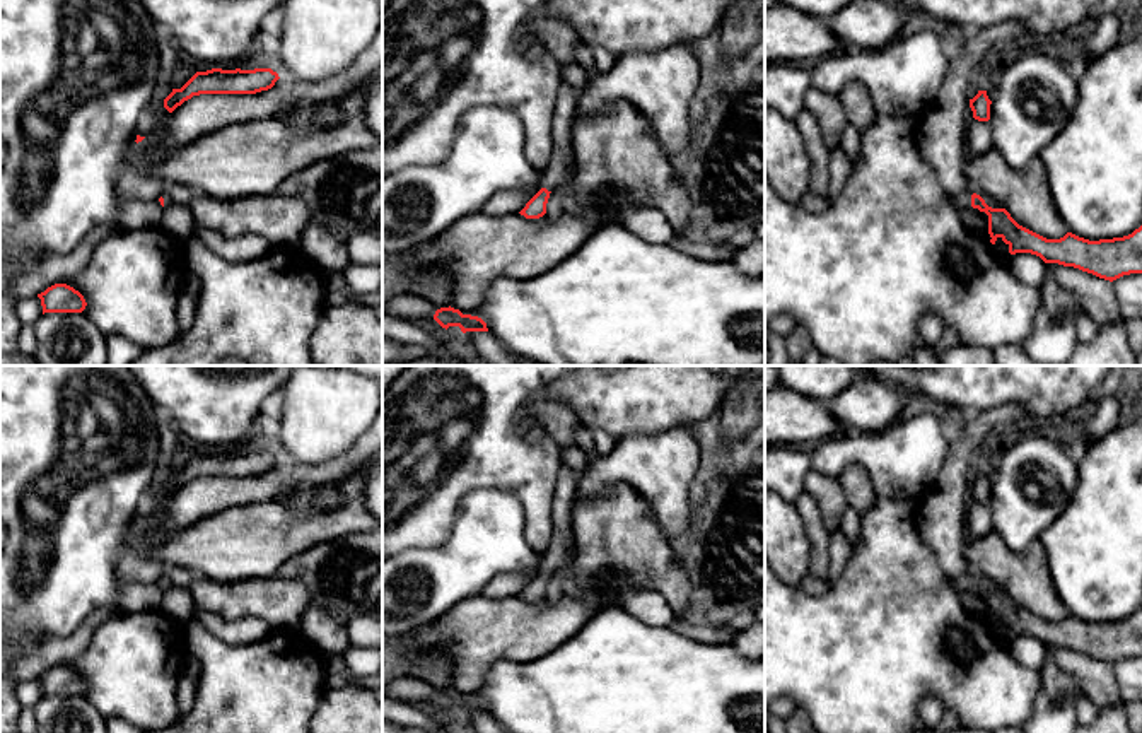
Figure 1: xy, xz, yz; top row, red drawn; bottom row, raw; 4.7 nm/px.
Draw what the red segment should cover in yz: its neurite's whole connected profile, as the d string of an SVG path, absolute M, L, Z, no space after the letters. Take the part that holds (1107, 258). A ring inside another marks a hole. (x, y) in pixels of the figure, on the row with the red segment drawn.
M976 193L947 196L956 208L973 207L988 215L990 243L1000 237L1009 253L1031 253L1045 263L1058 263L1092 273L1104 280L1116 280L1123 275L1142 273L1142 226L1132 234L1113 239L1089 241L1067 232L1060 239L1046 239L1019 226L1005 208L992 208Z

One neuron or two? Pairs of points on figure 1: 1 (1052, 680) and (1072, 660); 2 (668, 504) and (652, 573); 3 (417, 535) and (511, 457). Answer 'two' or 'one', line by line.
1: two
2: two
3: one

